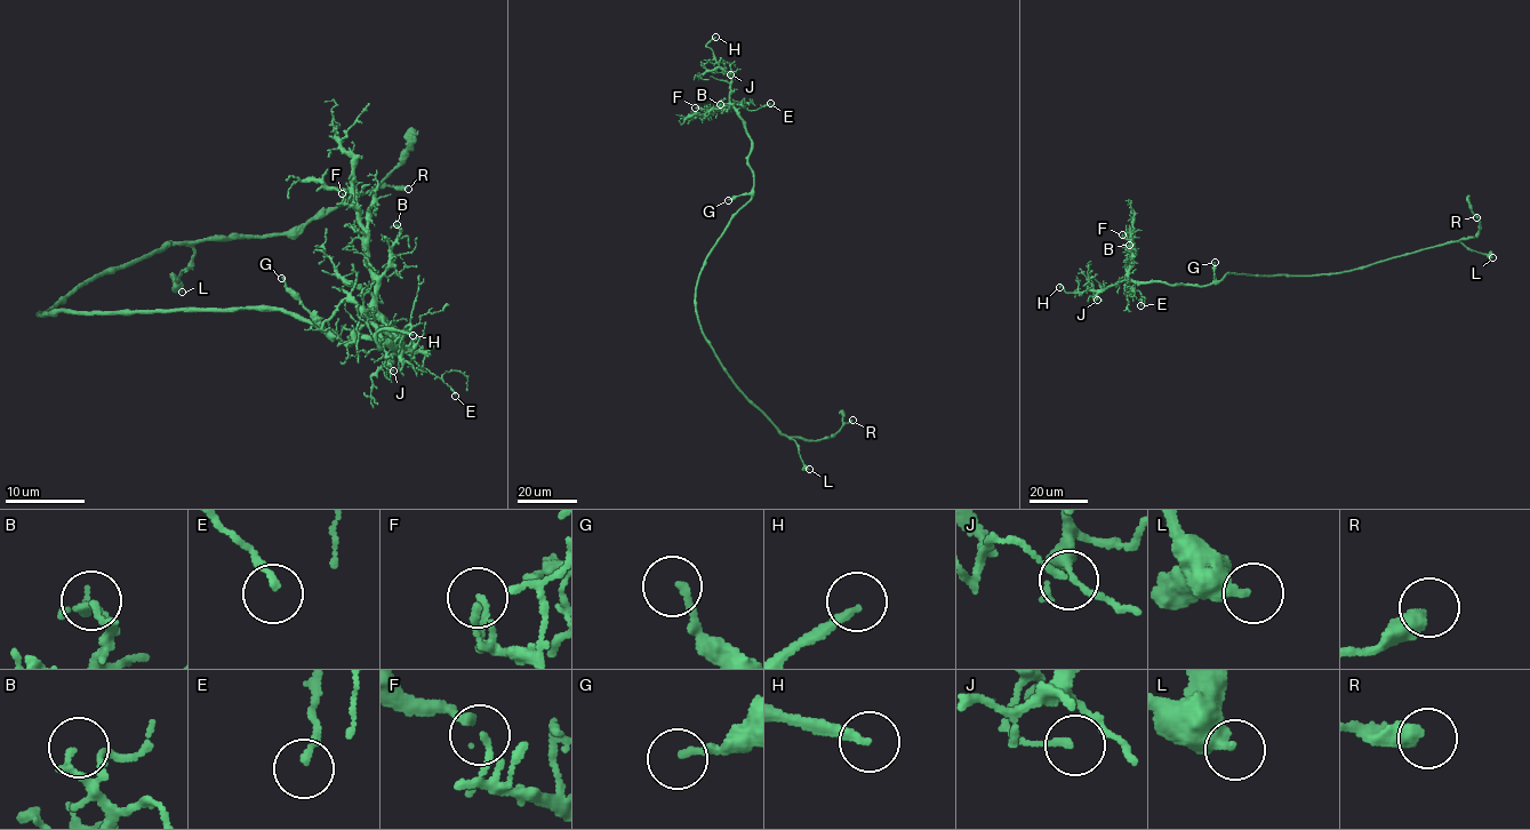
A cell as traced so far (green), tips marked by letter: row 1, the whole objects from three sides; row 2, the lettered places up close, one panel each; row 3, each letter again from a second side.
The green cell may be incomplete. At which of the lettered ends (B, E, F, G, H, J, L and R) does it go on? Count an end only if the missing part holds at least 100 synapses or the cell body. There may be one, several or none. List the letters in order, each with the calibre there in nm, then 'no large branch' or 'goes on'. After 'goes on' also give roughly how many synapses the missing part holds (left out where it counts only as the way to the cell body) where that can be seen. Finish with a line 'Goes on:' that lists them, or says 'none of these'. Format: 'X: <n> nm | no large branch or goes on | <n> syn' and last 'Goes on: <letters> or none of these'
B: 180 nm | no large branch
E: 170 nm | no large branch
F: 140 nm | no large branch
G: 180 nm | no large branch
H: 200 nm | goes on
J: 100 nm | no large branch
L: 360 nm | no large branch
R: 440 nm | no large branch
Goes on: H

